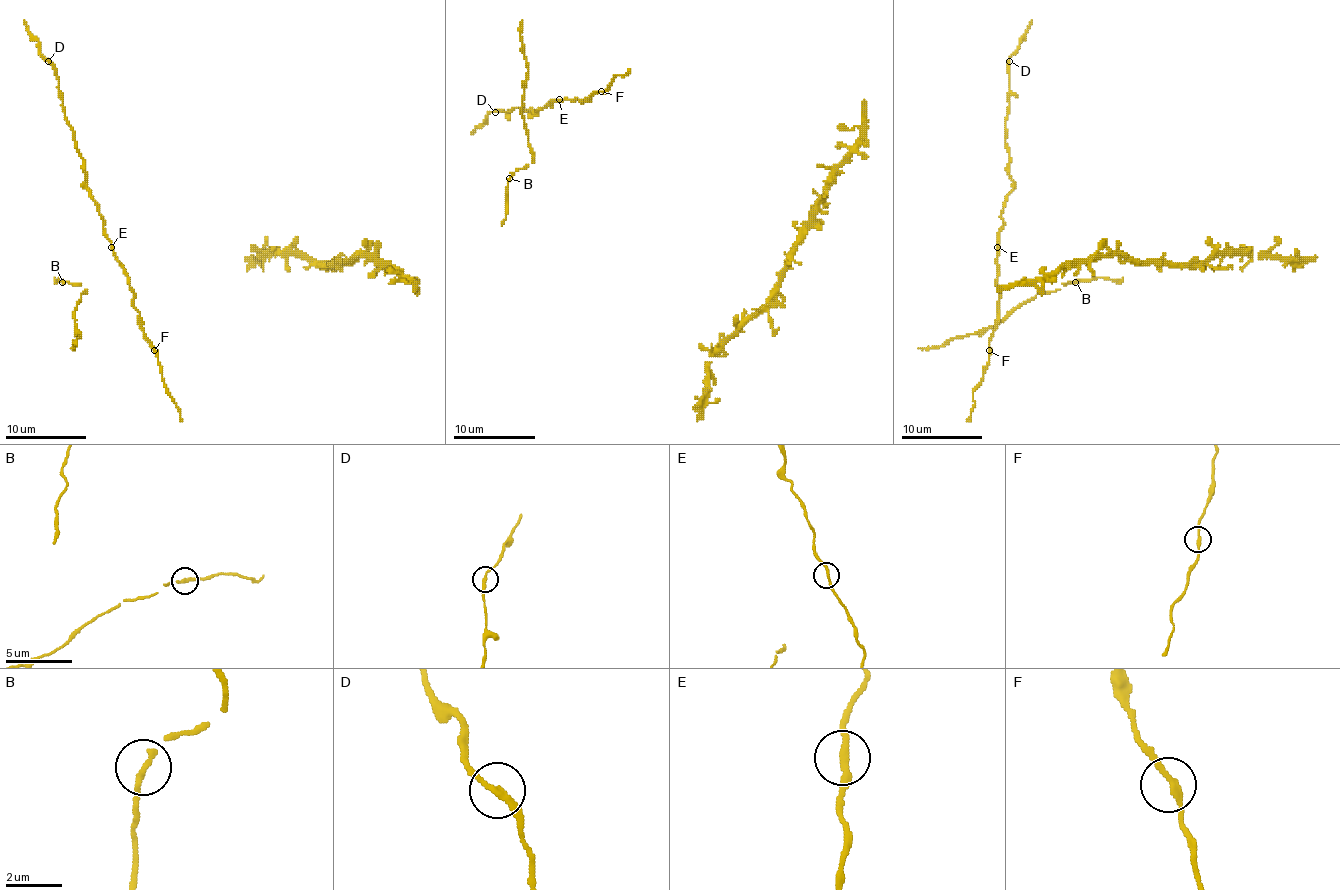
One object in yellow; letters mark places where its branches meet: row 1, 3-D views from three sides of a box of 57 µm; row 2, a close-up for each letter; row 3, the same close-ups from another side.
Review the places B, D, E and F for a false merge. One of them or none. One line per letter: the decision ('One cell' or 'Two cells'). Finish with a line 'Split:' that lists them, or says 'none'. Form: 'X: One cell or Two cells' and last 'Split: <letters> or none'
B: One cell
D: One cell
E: One cell
F: One cell
Split: none

